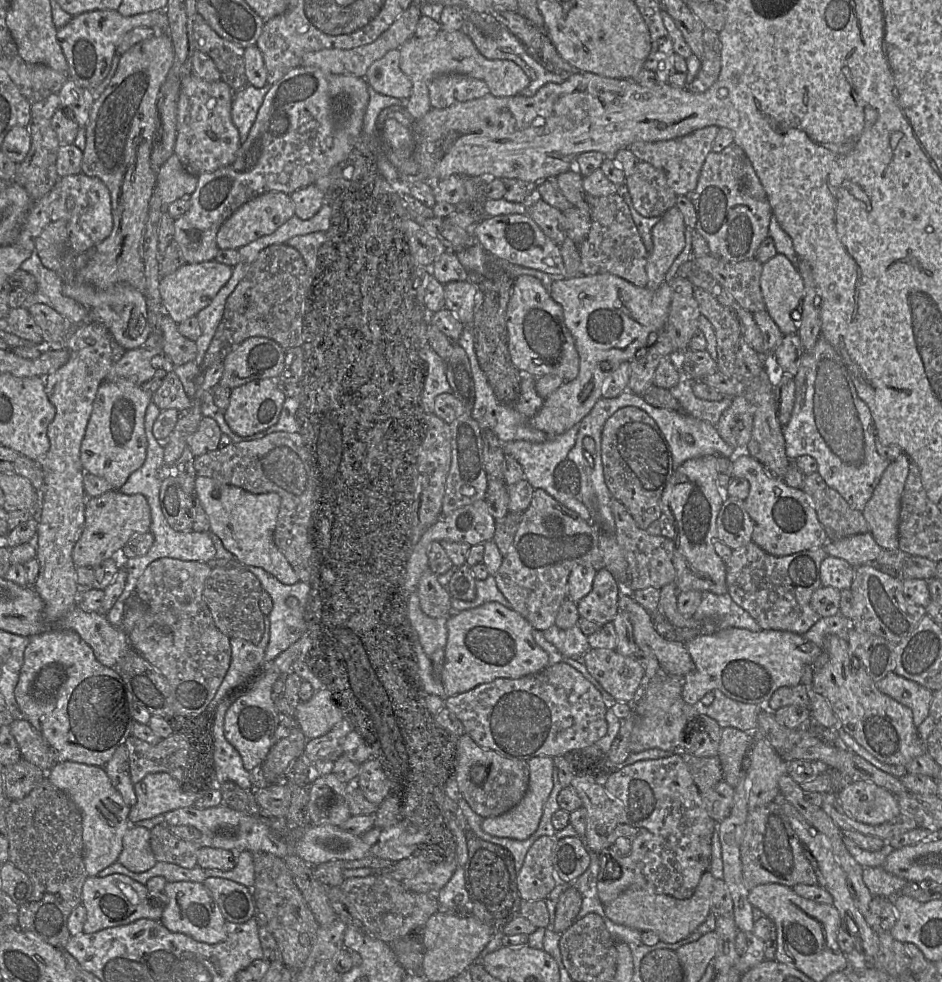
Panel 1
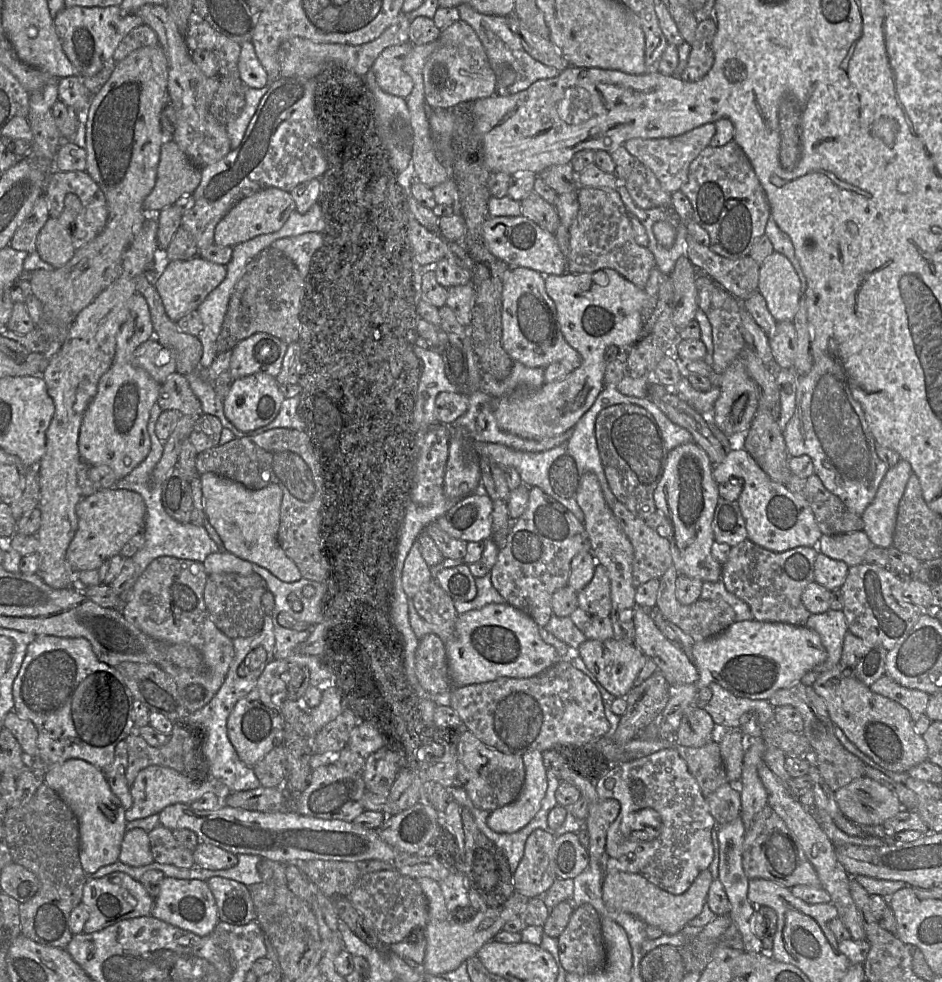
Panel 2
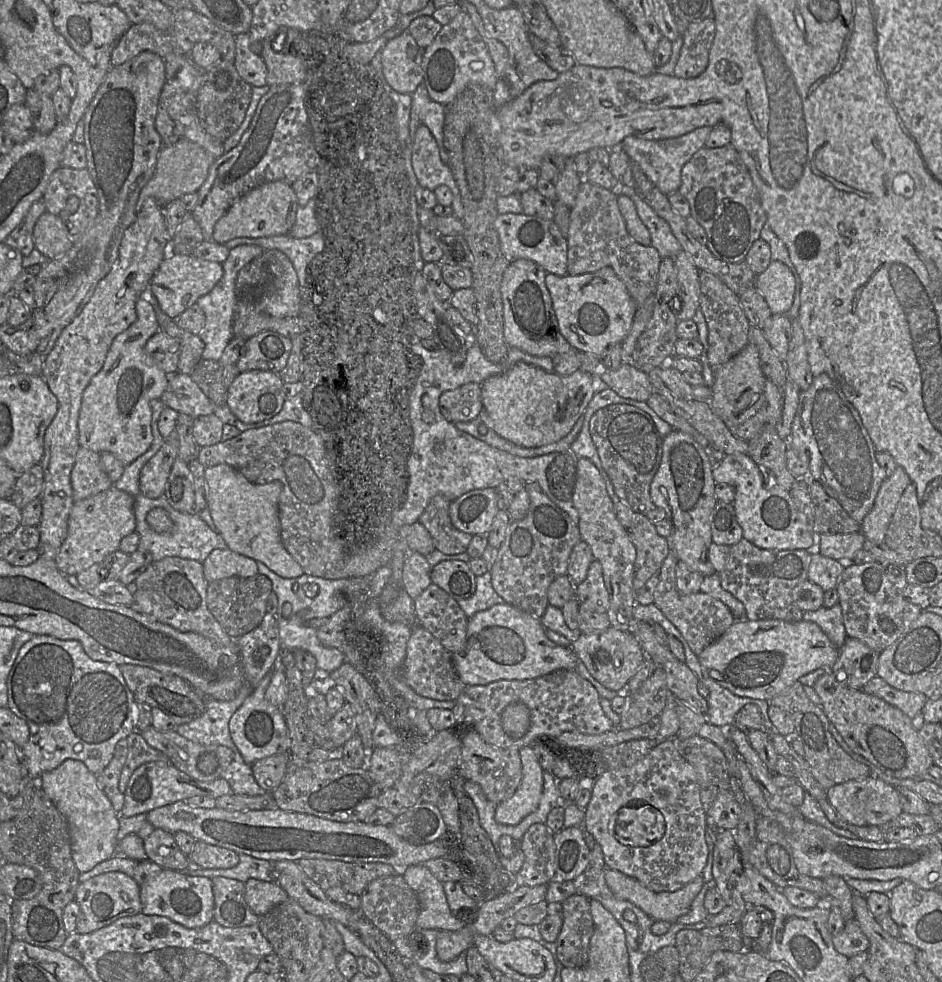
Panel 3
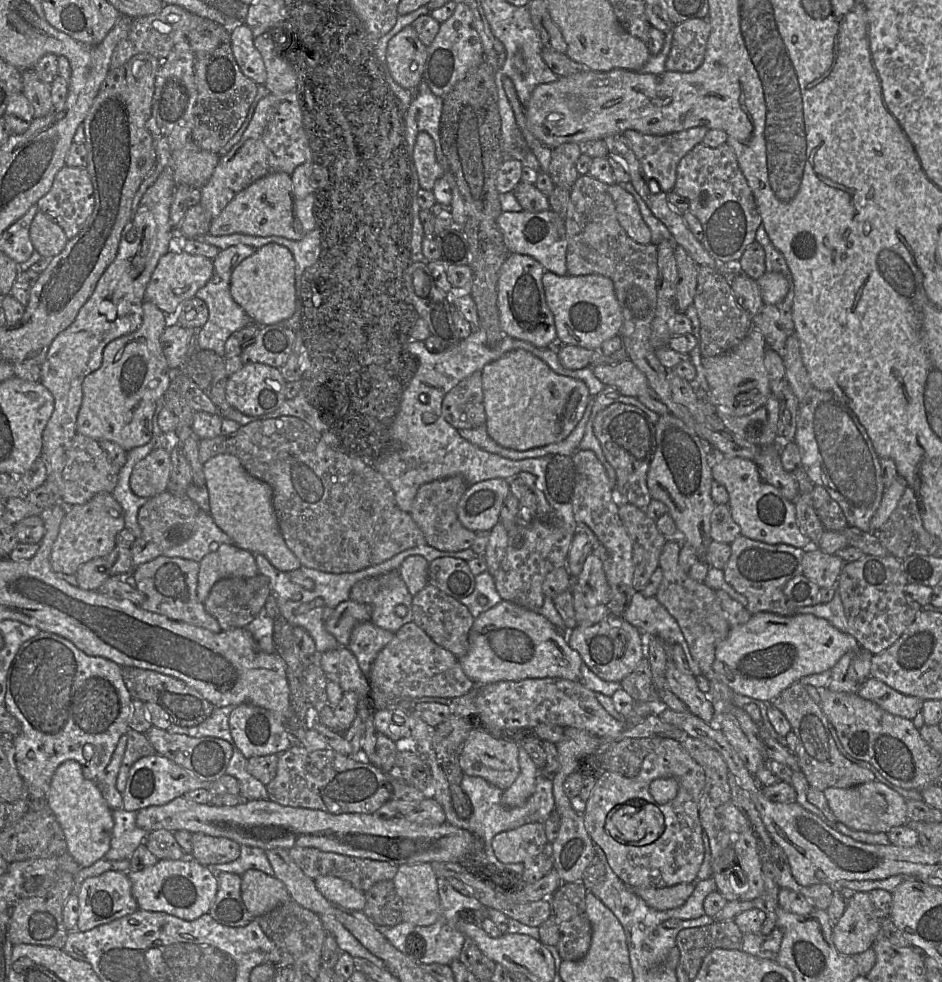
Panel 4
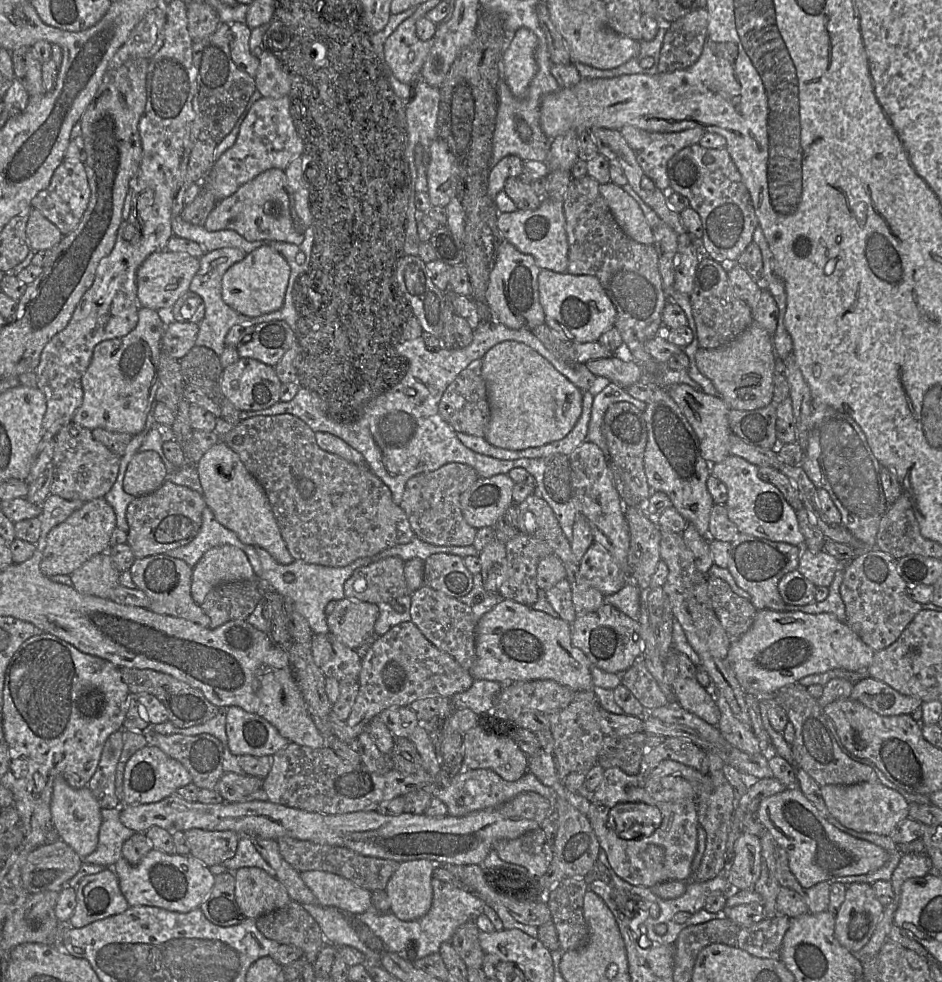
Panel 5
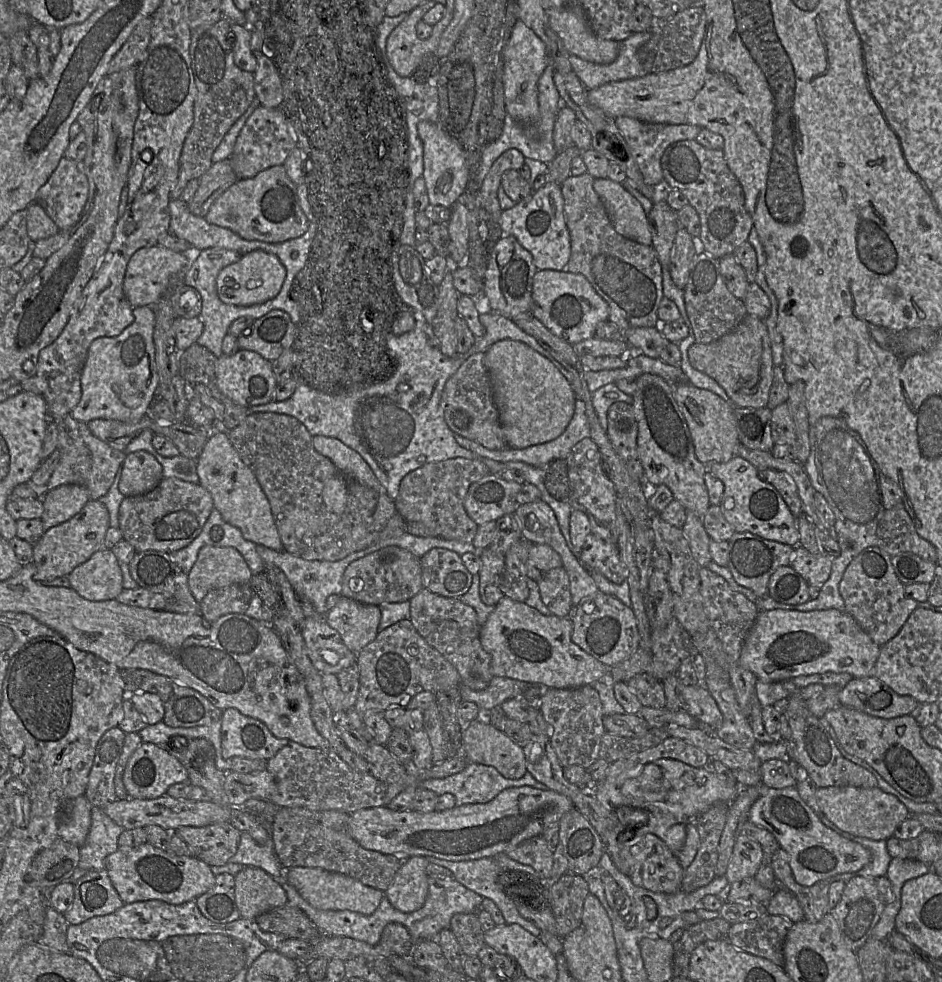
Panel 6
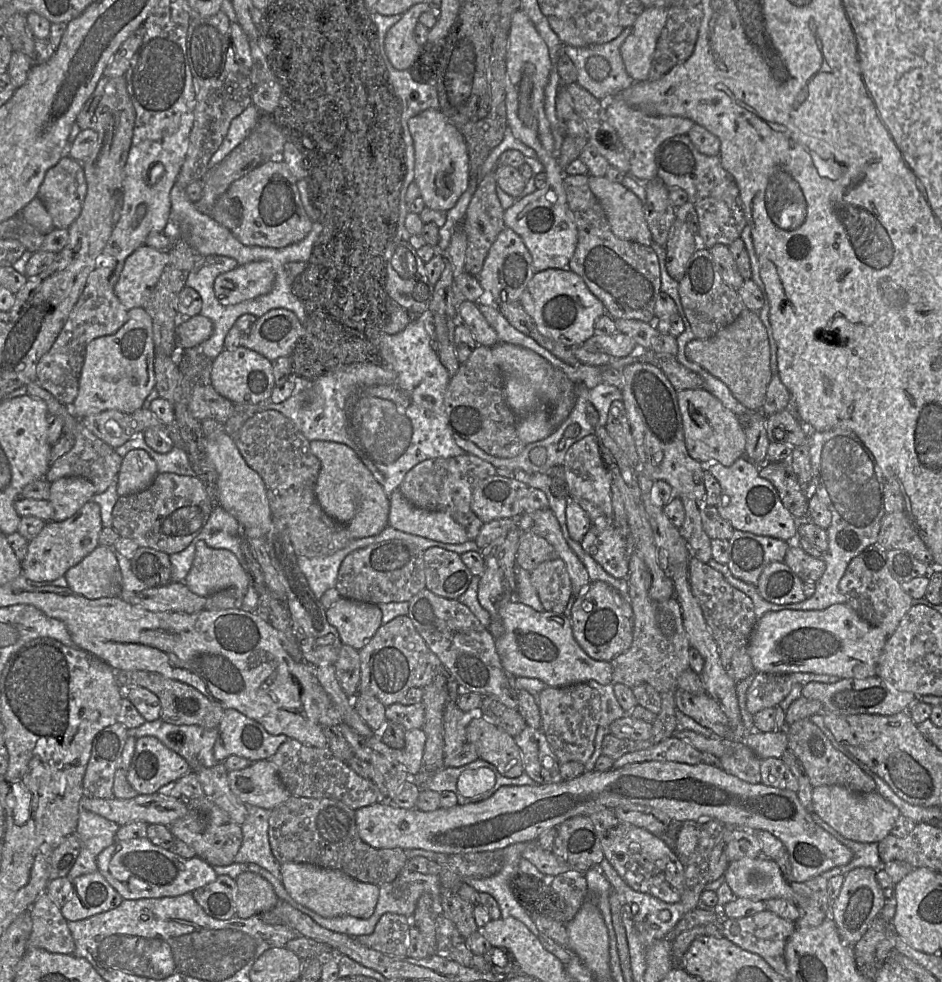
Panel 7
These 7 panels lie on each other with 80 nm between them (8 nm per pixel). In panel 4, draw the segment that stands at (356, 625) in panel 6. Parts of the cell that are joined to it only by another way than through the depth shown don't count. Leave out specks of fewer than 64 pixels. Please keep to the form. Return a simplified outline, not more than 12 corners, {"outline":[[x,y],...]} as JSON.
{"outline":[[340,603],[325,629],[347,647],[353,628],[371,620],[371,604]]}

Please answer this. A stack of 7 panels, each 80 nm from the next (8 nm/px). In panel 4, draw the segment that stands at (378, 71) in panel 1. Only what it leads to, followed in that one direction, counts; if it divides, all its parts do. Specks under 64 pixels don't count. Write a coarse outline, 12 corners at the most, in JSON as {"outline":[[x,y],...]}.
{"outline":[[412,25],[389,42],[392,78],[414,91],[423,81],[427,46]]}

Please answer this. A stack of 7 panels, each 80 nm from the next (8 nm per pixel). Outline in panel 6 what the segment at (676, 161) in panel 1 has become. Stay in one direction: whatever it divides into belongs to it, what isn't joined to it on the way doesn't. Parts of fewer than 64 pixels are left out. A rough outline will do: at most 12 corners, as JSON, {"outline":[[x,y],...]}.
{"outline":[[614,121],[644,182],[664,179],[661,157],[680,140],[695,140],[693,124]]}

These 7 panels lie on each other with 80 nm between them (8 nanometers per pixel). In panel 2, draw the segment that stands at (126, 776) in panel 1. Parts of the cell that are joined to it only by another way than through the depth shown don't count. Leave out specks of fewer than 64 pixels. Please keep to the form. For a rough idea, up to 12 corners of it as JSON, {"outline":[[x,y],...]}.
{"outline":[[117,744],[105,778],[124,809],[133,799],[126,781],[128,746]]}

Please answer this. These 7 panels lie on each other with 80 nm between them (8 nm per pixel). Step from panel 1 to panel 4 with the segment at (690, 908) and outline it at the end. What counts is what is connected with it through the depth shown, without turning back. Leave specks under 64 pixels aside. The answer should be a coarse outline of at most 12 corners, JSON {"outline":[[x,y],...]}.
{"outline":[[695,882],[630,887],[655,910],[682,906]]}

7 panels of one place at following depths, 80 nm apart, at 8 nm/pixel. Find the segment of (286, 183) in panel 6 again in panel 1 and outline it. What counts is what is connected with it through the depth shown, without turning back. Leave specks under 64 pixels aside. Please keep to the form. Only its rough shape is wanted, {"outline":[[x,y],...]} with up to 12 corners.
{"outline":[[270,191],[240,206],[217,233],[239,249],[295,214],[289,194]]}

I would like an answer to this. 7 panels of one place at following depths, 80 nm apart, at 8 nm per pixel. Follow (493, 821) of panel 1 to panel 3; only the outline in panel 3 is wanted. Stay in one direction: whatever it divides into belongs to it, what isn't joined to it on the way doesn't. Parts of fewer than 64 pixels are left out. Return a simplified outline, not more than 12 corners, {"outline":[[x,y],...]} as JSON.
{"outline":[[532,746],[519,749],[522,779],[495,820],[517,825],[539,805],[543,773]]}

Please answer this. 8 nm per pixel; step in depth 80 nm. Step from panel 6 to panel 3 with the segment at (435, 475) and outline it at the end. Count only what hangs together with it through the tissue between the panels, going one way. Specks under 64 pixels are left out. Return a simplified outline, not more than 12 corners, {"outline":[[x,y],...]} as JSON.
{"outline":[[435,496],[418,522],[436,550],[467,552],[472,535],[458,530],[451,503]]}

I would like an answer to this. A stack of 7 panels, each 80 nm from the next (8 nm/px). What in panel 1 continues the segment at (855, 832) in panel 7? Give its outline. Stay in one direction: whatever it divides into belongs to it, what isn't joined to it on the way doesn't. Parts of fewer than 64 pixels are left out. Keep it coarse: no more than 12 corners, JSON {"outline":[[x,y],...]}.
{"outline":[[858,780],[837,793],[854,820],[879,825],[900,814],[896,796]]}

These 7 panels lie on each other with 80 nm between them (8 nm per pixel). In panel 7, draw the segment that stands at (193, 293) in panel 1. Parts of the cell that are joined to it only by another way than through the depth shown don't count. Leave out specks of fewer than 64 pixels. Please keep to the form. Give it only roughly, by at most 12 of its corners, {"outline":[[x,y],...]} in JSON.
{"outline":[[146,244],[114,287],[127,310],[145,309],[168,260]]}

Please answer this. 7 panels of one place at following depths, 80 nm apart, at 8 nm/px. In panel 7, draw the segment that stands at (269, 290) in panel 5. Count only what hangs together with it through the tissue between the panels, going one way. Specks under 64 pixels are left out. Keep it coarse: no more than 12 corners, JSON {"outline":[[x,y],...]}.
{"outline":[[269,261],[222,273],[214,293],[222,305],[268,294],[275,282]]}

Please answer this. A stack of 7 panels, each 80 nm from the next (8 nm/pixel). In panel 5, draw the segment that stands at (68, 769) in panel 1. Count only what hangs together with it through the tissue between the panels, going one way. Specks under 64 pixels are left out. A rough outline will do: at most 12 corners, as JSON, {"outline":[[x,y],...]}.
{"outline":[[62,776],[50,808],[60,839],[82,859],[95,851],[102,808]]}

